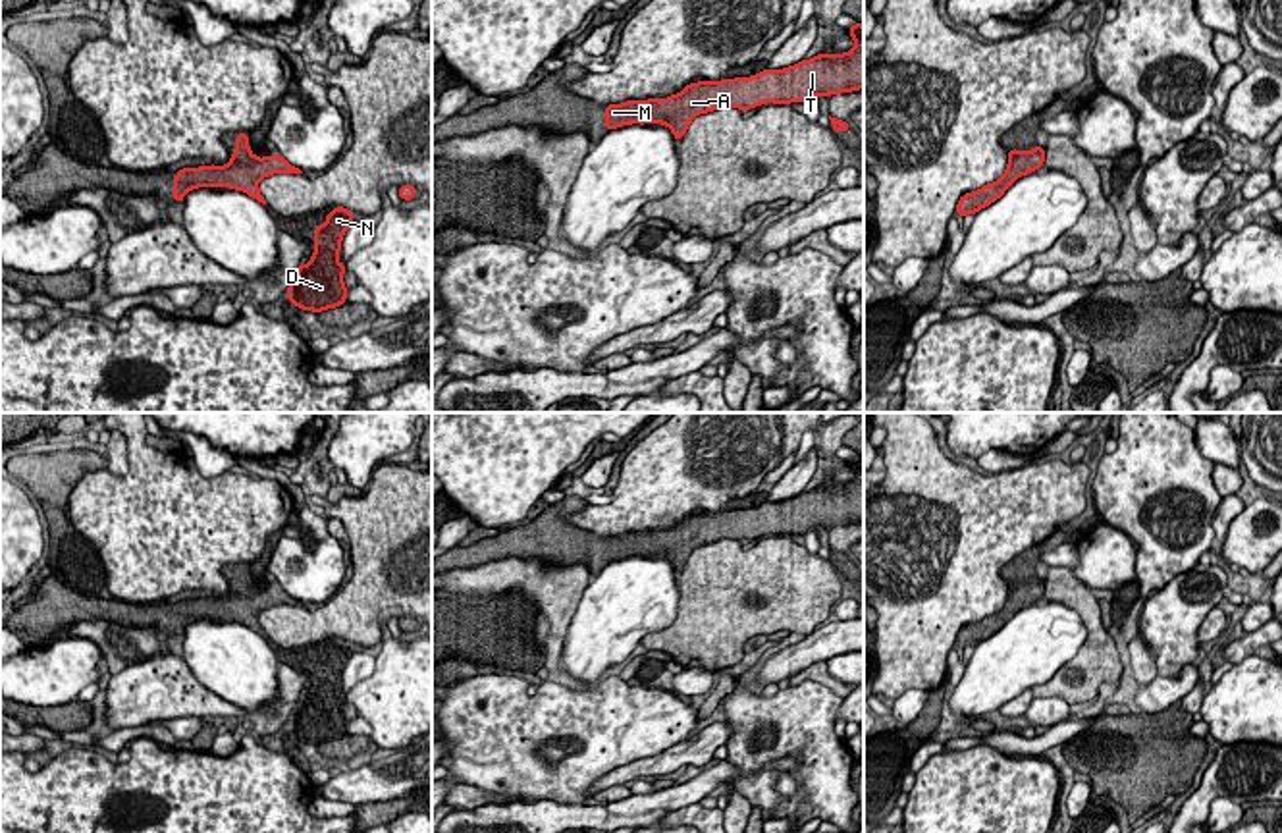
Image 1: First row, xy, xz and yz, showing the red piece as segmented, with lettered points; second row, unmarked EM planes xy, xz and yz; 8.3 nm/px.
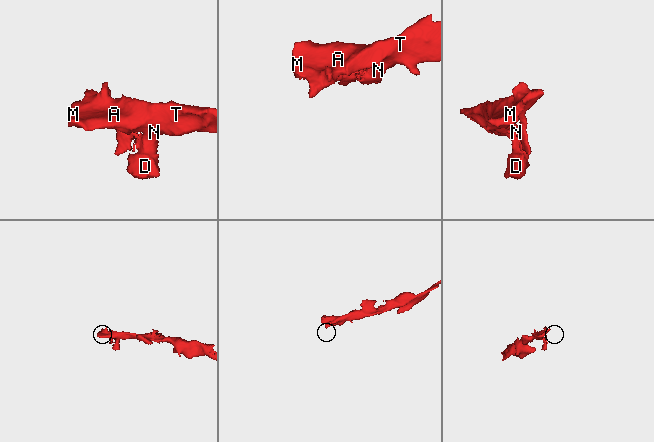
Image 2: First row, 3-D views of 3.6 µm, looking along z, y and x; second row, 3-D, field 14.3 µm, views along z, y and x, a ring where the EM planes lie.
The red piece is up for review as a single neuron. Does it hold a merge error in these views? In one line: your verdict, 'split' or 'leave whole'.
leave whole

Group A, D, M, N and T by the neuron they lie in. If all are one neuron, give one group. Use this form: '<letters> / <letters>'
A D M N T

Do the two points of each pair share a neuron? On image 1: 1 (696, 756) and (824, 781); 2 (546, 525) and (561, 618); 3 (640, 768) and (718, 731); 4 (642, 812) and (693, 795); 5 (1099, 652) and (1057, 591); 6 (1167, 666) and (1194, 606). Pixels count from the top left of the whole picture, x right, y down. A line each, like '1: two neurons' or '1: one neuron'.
1: two neurons
2: two neurons
3: one neuron
4: one neuron
5: one neuron
6: one neuron

